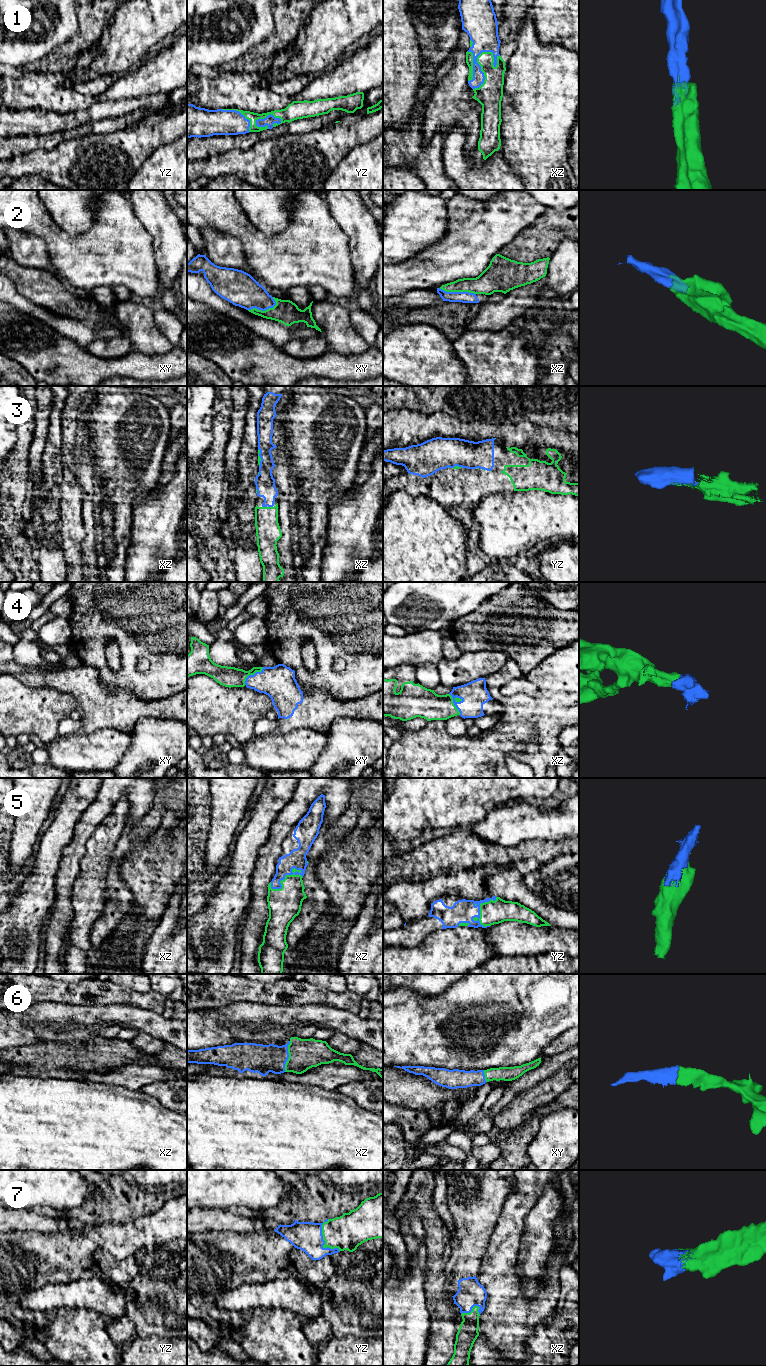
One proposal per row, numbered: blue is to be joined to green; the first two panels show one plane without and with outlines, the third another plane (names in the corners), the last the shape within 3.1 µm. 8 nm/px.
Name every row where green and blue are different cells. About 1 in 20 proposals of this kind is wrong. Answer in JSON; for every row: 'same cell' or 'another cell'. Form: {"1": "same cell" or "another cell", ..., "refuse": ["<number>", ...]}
{"1": "same cell", "2": "same cell", "3": "same cell", "4": "same cell", "5": "same cell", "6": "same cell", "7": "same cell", "refuse": []}

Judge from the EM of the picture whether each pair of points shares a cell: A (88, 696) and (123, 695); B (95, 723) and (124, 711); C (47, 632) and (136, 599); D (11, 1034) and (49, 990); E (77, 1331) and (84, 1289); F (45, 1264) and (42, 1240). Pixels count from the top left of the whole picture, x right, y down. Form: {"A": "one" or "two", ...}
{"A": "one", "B": "one", "C": "two", "D": "two", "E": "two", "F": "one"}

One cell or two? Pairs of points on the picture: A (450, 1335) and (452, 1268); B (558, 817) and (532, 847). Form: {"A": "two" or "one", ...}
{"A": "two", "B": "two"}

